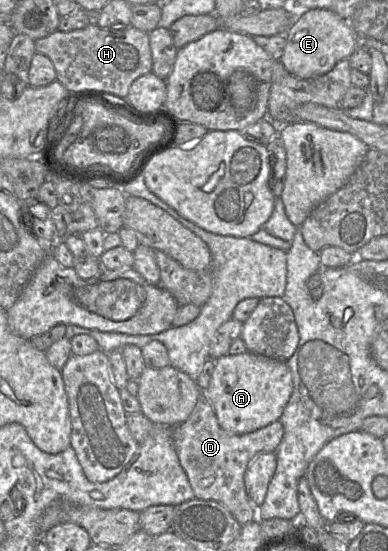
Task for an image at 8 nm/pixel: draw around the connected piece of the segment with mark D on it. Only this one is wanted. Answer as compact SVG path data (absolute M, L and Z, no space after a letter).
M202 395L189 418L177 426L156 426L141 412L127 414L126 423L139 444L158 427L172 427L169 429L170 436L195 498L223 504L241 525L253 521L258 507L253 505L246 493L244 475L255 457L278 449L284 435L284 428L279 420L250 433L232 434L221 428L210 401Z

